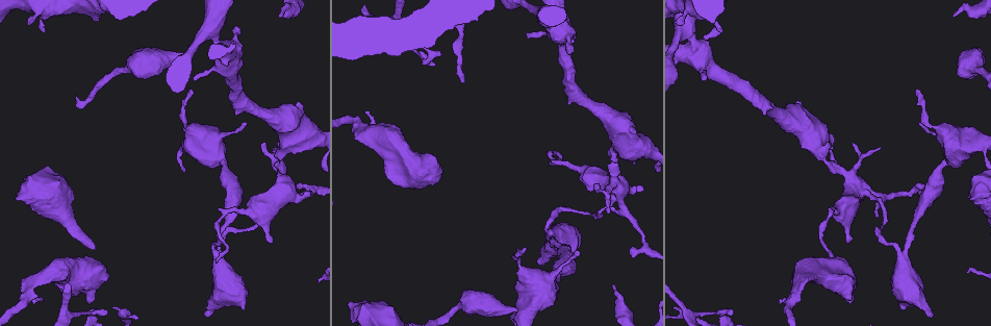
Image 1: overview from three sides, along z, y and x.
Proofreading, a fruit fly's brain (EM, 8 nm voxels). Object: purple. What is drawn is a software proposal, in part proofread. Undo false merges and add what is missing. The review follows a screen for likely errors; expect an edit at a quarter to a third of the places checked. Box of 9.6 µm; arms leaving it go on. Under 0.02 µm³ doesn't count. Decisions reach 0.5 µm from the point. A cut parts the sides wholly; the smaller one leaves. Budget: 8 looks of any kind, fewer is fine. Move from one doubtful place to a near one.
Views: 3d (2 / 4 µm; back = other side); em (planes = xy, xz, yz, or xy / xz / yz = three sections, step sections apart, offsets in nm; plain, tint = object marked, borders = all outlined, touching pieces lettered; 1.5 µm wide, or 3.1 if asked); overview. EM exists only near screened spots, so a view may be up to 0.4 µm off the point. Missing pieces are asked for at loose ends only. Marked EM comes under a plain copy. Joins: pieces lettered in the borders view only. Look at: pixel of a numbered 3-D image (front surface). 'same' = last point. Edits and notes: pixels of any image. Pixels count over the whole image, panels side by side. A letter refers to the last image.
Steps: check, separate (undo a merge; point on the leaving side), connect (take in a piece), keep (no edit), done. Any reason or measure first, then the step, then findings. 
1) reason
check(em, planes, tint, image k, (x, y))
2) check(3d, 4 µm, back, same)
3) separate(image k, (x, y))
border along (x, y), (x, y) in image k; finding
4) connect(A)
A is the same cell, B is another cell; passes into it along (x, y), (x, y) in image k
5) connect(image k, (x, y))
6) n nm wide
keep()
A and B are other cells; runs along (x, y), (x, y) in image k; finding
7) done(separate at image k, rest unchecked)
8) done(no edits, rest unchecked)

thick end
check(3d, 4 µm, image 1, (538, 262))

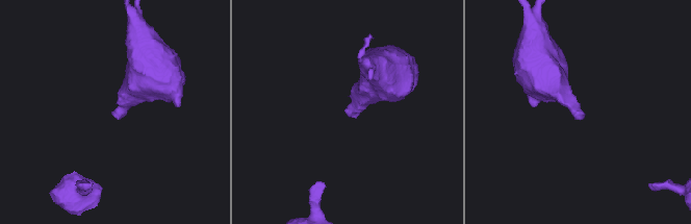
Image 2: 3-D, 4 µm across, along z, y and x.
need the tissue
check(em, planes, borders, image 2, (344, 112))

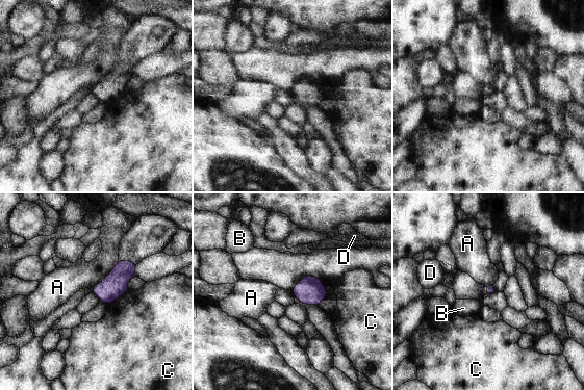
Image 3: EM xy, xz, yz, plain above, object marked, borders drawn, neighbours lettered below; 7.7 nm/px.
keep()
A, B, C and D are other cells; border along (118, 260), (113, 268), (93, 287) in image 3; none of them fits

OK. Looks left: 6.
an open end
check(3d, 2 µm, image 1, (569, 52))

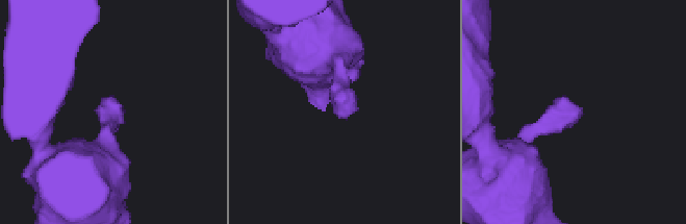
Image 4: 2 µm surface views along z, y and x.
check(em, planes, borders, image 4, (346, 115))

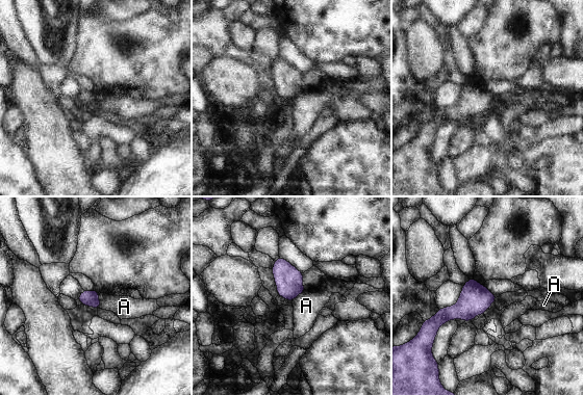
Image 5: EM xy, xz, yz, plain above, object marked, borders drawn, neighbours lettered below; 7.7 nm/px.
130 nm wide
keep()
A is another cell; none of them fits

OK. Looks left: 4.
thin end
check(3d, 2 µm, back, image 1, (706, 79))

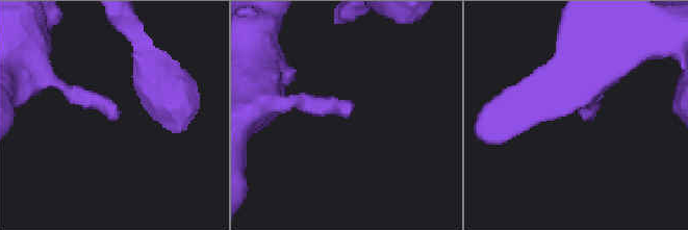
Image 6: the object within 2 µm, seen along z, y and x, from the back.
check(em, xz, step 4, borders, image 6, (350, 113))

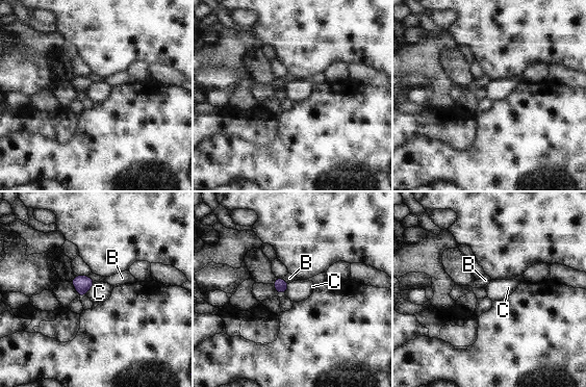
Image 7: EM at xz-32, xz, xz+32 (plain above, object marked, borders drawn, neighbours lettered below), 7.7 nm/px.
keep()
B and C are other cells; border along (95, 283), (85, 293) in image 7; no lettered piece goes on from it

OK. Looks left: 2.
an open end
check(em, planes, borders, image 1, (281, 15))

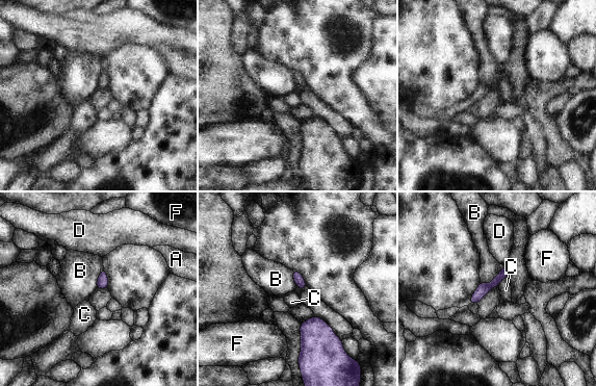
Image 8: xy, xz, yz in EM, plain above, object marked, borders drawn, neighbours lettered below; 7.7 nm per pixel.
keep()
A, B, C, D and F are other cells; runs along (506, 271), (472, 301) in image 8; none of them fits

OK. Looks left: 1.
done(no edits, rest unchecked)

